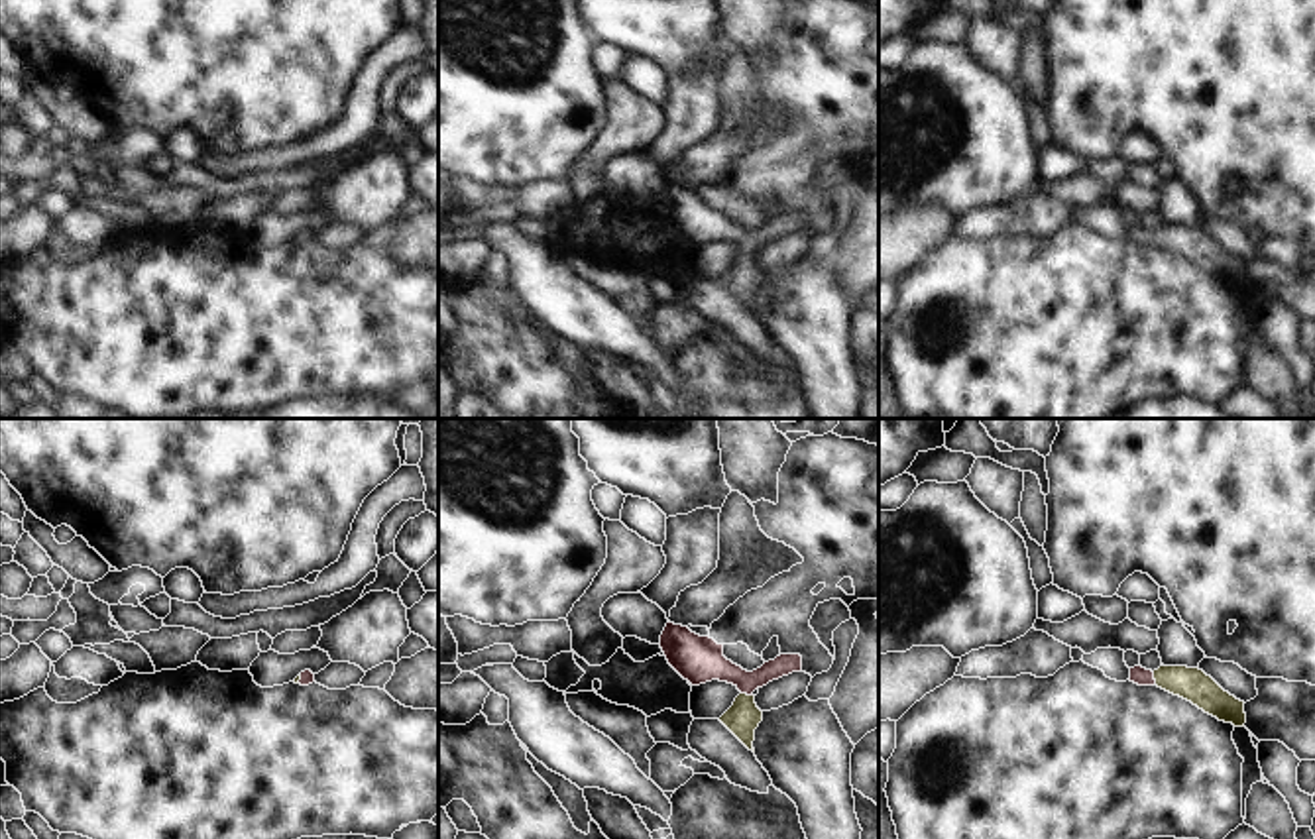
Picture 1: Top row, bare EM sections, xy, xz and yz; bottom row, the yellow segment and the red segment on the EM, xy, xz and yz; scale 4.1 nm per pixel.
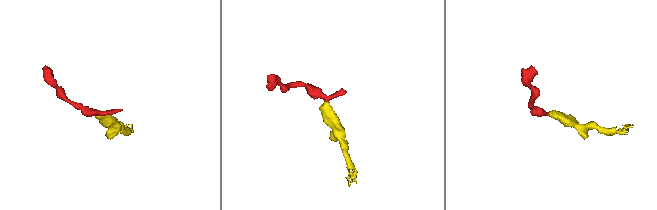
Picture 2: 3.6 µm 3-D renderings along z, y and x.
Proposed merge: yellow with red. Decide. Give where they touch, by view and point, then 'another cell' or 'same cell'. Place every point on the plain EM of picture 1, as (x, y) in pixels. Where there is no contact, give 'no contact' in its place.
contact xz (745, 254); same cell

